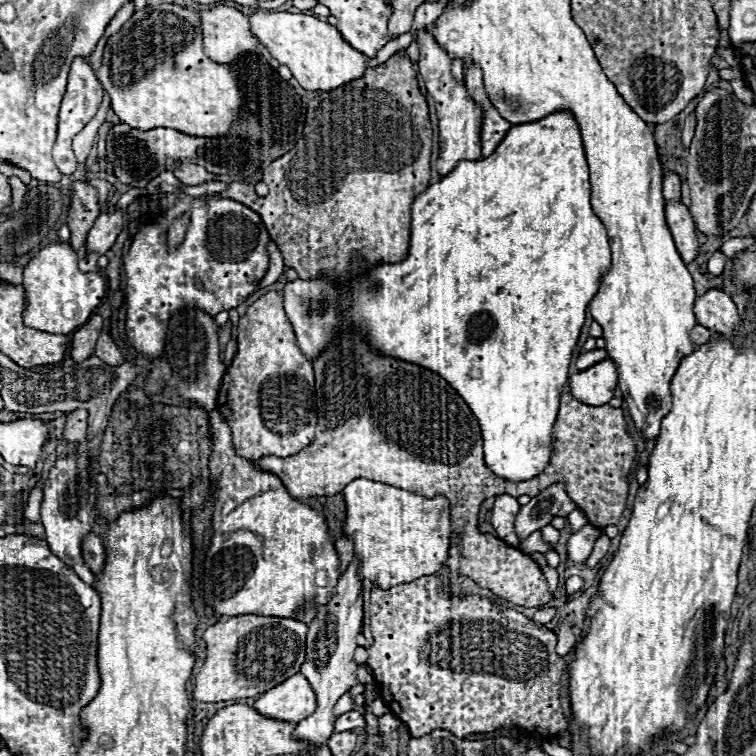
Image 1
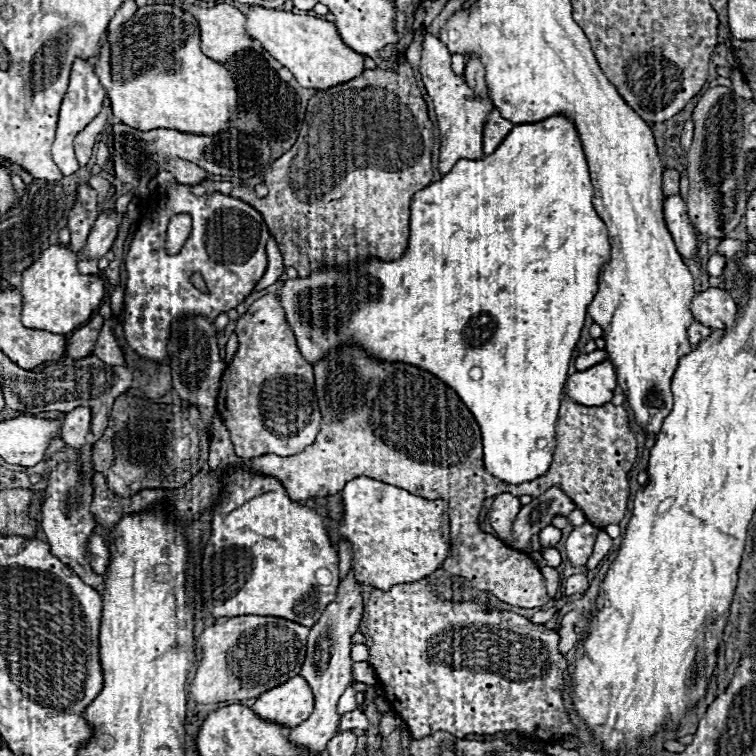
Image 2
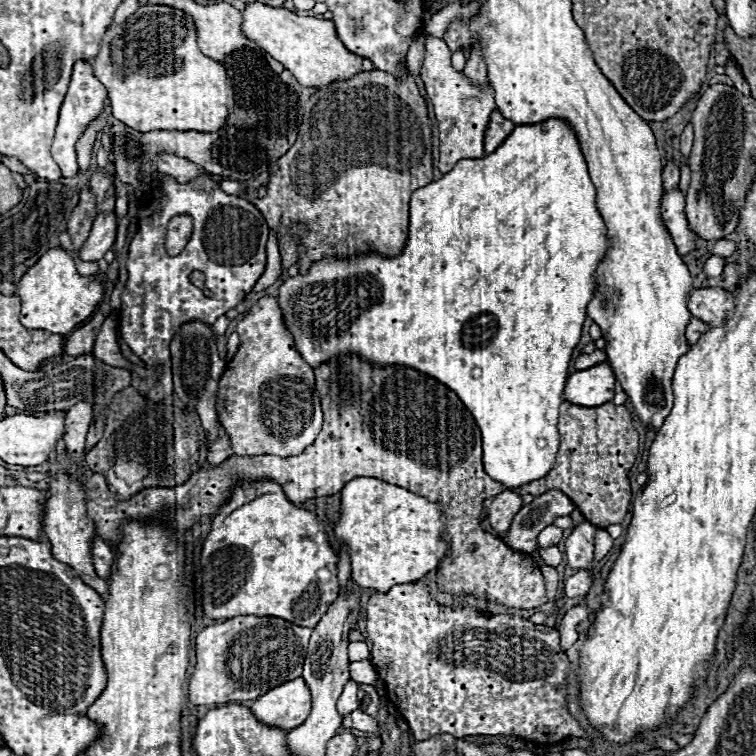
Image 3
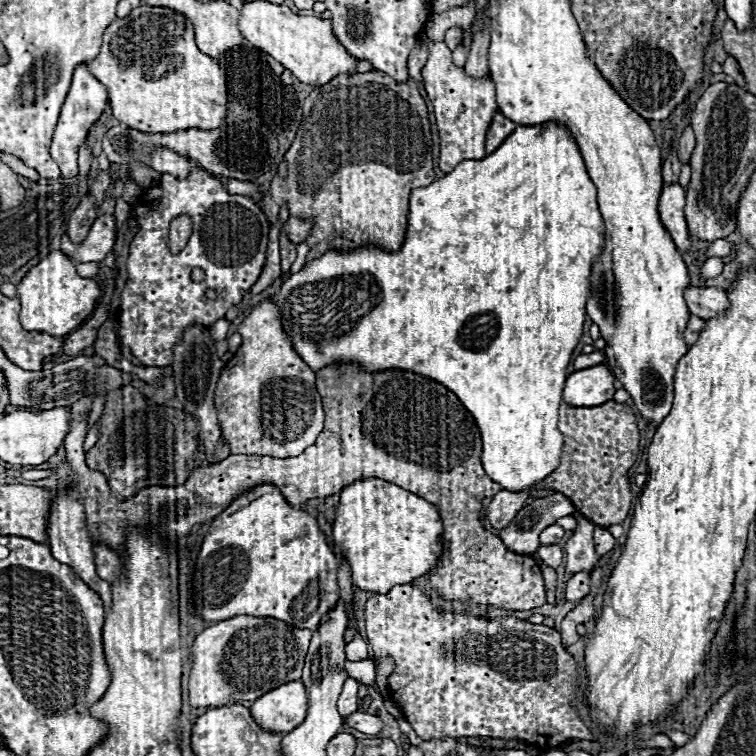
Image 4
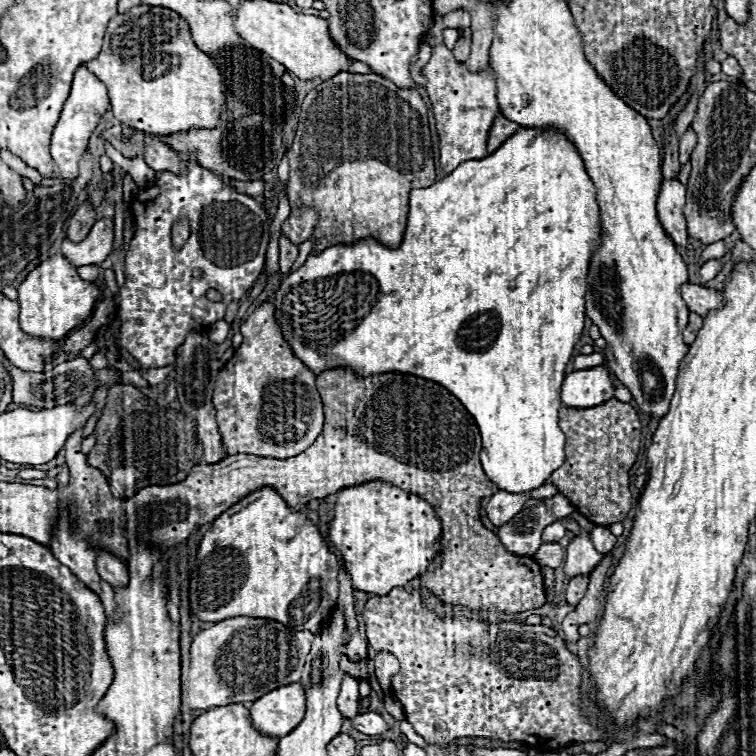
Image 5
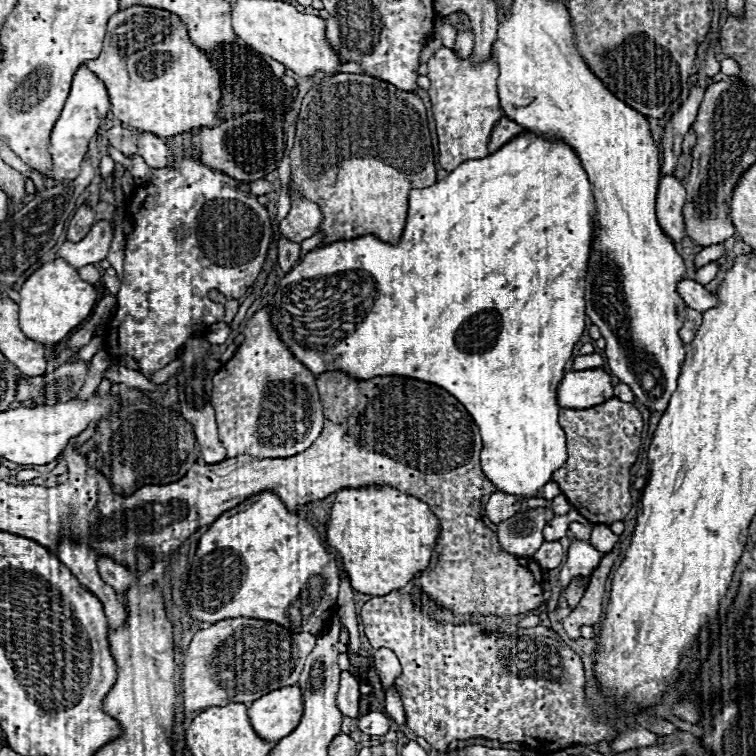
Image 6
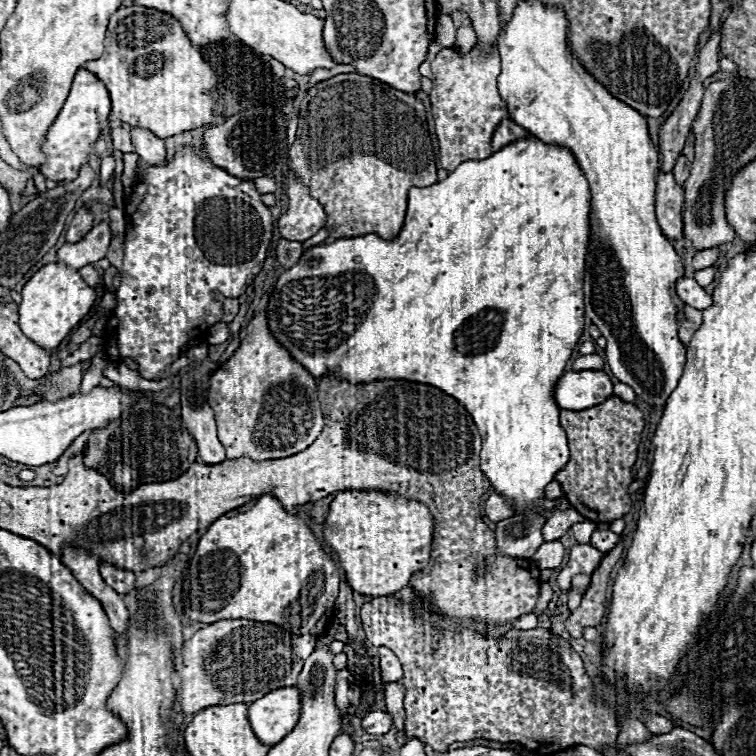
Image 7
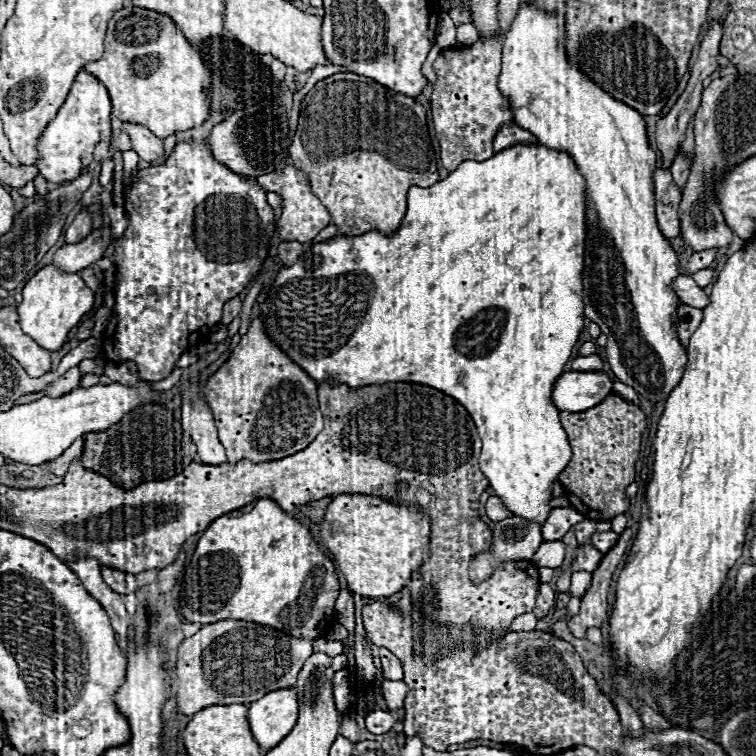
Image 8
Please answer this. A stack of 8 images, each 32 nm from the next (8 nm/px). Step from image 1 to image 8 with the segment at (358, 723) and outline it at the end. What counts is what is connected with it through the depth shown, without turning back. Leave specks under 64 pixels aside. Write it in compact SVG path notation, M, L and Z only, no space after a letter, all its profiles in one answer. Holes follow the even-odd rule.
M398 708L394 712L384 712L384 710L374 710L366 716L366 730L370 734L386 734L392 730L392 726L400 720L404 720L404 708Z

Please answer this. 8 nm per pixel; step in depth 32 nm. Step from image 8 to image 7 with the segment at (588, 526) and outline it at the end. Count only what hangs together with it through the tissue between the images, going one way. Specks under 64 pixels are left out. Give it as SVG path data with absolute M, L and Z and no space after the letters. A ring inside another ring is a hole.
M584 520L584 522L576 522L576 524L572 524L572 532L574 532L578 544L588 544L588 542L590 542L590 536L592 536L594 530L596 530L596 524L590 522L590 520Z

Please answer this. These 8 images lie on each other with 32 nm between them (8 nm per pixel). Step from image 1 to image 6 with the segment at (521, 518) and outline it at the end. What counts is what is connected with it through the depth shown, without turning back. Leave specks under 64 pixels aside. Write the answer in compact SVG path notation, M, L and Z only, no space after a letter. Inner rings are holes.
M560 494L554 500L550 500L548 508L532 508L526 512L516 512L516 516L504 520L504 524L498 524L496 536L500 548L512 556L530 558L544 542L542 528L556 514L566 514L568 510L572 510L572 506L566 500L566 496Z

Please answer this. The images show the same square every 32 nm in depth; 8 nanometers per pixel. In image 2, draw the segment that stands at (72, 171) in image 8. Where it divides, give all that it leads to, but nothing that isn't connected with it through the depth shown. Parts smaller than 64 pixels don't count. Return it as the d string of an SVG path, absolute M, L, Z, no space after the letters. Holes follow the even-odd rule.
M76 60L72 66L72 74L70 74L70 84L68 84L68 92L64 96L62 108L60 108L60 118L58 118L58 130L56 130L56 140L52 144L52 156L54 162L58 164L58 168L62 170L64 176L72 176L78 170L78 162L74 156L74 138L78 136L78 132L82 132L86 128L86 124L90 120L94 120L102 108L102 100L106 98L106 90L100 84L100 80L94 74L94 68L90 62L86 60Z

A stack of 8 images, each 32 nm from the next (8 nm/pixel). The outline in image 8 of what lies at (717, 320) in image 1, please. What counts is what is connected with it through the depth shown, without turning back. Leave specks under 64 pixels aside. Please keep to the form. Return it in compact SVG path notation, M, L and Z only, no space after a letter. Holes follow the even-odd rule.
M676 276L676 280L672 282L672 290L684 304L694 308L706 308L710 302L708 296L702 292L702 288L698 288L690 276Z

